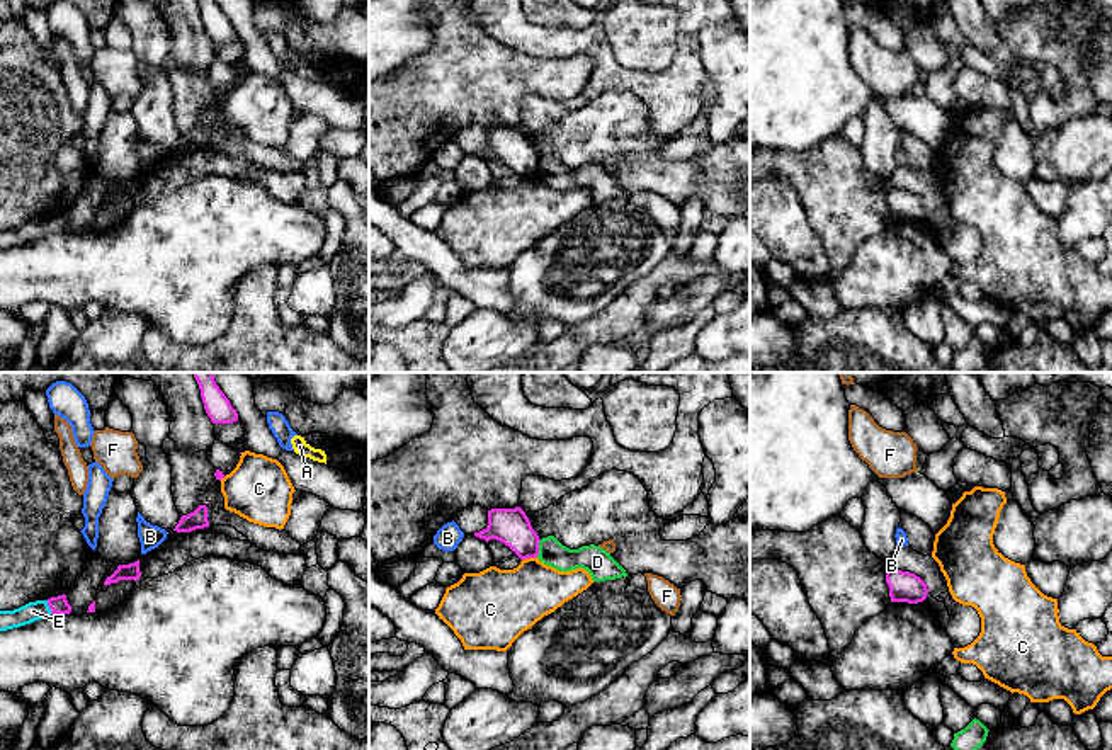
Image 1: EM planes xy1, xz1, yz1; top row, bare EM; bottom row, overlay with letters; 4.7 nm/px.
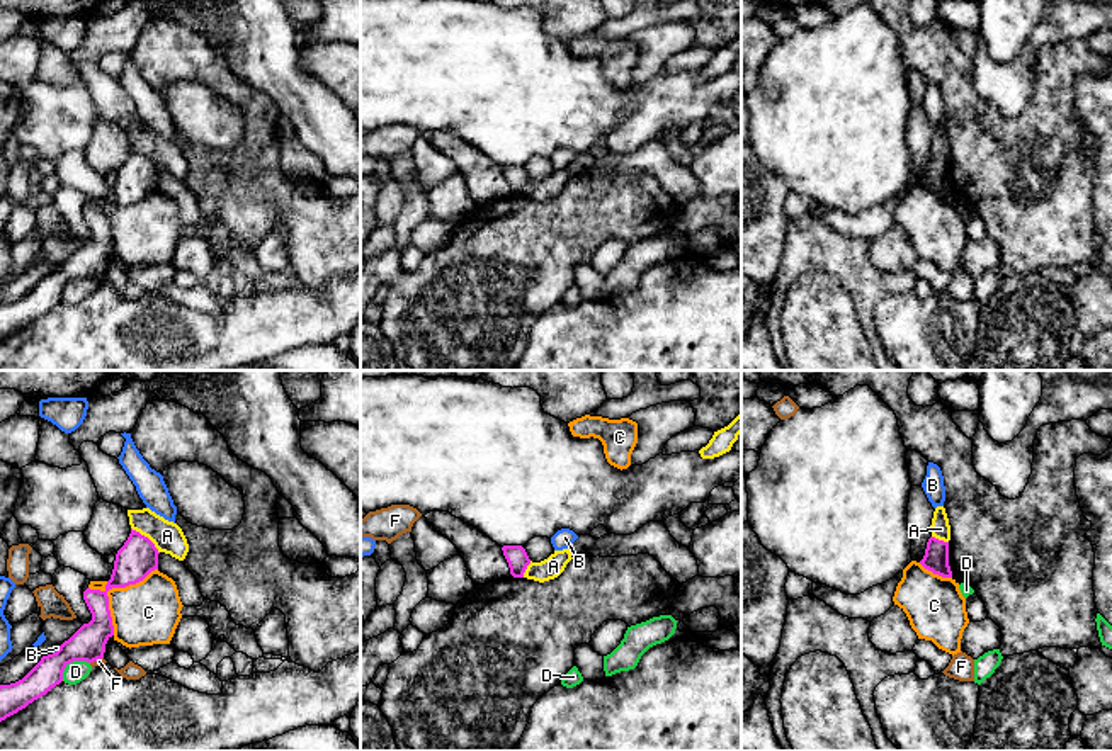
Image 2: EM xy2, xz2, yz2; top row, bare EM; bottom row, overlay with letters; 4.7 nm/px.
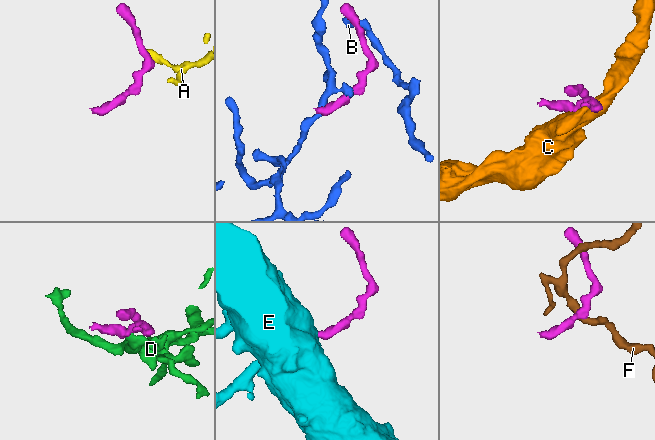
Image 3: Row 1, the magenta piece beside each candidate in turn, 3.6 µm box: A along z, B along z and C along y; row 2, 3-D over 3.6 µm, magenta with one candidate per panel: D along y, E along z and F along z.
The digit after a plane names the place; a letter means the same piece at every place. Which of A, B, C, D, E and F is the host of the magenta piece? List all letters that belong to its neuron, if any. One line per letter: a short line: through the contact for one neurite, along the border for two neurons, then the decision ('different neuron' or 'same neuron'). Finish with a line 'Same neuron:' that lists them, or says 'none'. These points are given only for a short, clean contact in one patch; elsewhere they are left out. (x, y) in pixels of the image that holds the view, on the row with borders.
A: line xy2 (131, 527), (143, 534), (158, 553); different neuron
B: different neuron
C: different neuron
D: line xy2 (89, 661), (72, 661), (65, 668), (62, 680); different neuron
E: line xy1 (58, 604), (50, 607), (33, 611); same neuron
F: line xy2 (102, 656), (90, 663); different neuron
Same neuron: E

